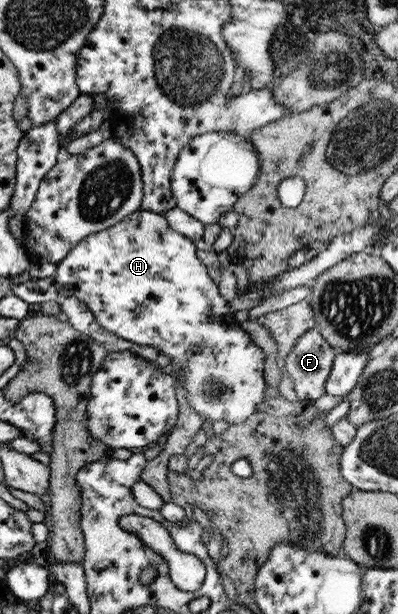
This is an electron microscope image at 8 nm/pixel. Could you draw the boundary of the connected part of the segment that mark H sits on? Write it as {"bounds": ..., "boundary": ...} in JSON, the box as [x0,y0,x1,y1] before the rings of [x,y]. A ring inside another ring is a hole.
{"bounds":[54,210,267,424],"boundary":[[[139,210],[128,215],[113,227],[98,231],[98,233],[88,235],[88,238],[82,239],[82,242],[72,248],[68,252],[68,255],[66,255],[66,258],[57,264],[57,274],[54,277],[61,284],[61,287],[69,288],[78,299],[81,299],[90,308],[90,311],[95,315],[95,321],[103,329],[127,341],[141,345],[150,345],[158,348],[159,353],[165,353],[171,359],[173,367],[171,375],[174,376],[175,383],[183,383],[185,398],[187,399],[187,403],[189,403],[189,407],[200,414],[204,420],[209,419],[211,422],[214,422],[222,421],[223,419],[229,424],[242,423],[253,415],[256,411],[256,406],[262,403],[262,400],[265,398],[267,384],[264,379],[264,361],[266,355],[250,339],[250,335],[242,329],[241,324],[234,318],[235,311],[230,306],[230,302],[220,296],[218,284],[214,283],[209,277],[207,268],[196,256],[196,250],[194,241],[188,239],[188,237],[184,237],[182,233],[176,233],[174,229],[170,229],[170,225],[168,225],[168,221],[163,214]]]}

